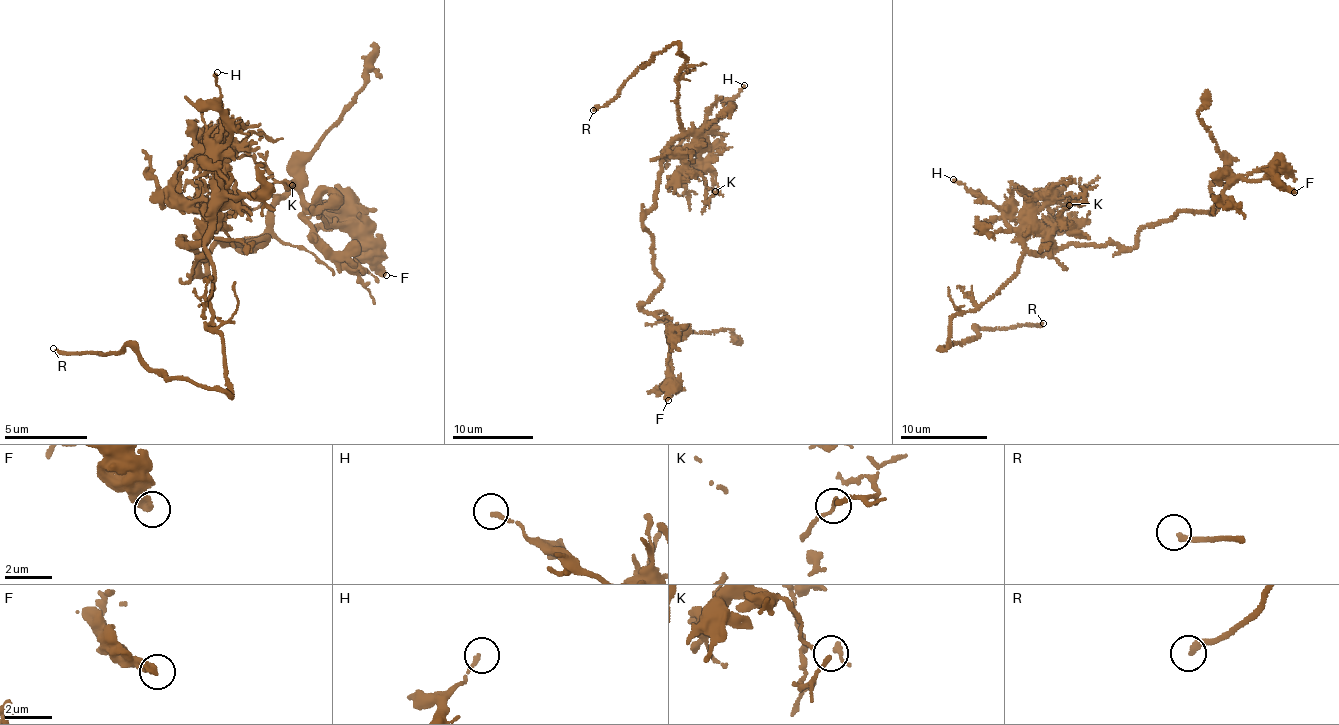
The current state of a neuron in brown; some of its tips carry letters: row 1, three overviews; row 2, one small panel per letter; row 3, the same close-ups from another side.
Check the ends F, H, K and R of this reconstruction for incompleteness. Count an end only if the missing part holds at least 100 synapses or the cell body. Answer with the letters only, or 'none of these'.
R

